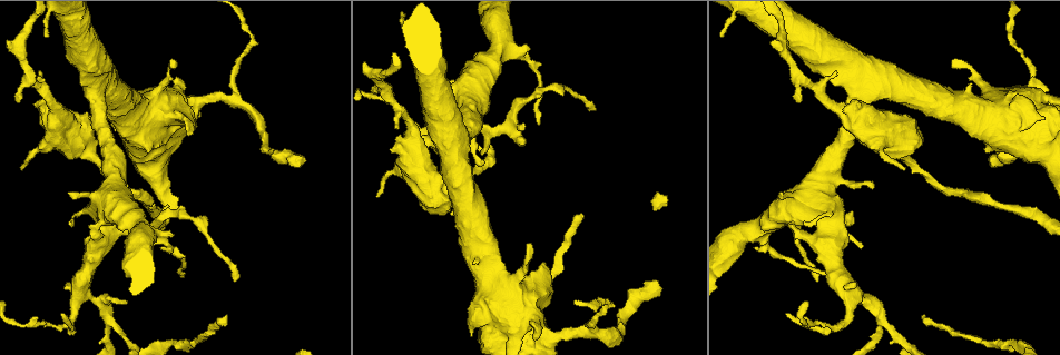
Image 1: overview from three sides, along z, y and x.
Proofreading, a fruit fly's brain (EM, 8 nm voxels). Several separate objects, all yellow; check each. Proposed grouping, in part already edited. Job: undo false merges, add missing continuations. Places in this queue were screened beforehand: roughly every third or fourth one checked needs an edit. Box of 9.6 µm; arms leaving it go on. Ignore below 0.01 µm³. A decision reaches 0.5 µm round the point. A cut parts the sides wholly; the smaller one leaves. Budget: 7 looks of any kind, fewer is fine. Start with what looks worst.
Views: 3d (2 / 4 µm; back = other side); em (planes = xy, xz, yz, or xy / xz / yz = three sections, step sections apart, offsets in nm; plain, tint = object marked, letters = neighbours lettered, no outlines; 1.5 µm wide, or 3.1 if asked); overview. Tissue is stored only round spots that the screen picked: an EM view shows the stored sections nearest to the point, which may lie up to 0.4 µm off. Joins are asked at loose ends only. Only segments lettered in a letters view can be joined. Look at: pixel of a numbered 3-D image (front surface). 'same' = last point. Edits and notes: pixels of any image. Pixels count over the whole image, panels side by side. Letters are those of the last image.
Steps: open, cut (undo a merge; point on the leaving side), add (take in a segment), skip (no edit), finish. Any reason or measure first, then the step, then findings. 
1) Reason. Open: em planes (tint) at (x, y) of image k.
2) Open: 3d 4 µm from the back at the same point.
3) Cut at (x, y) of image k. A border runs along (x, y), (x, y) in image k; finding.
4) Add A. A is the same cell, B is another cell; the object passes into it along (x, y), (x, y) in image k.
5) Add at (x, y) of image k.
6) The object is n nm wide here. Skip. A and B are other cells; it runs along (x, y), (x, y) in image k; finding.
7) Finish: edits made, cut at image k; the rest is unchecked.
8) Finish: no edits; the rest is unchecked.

An open end. Open: 3d 2 µm at (396, 129) of image 1.

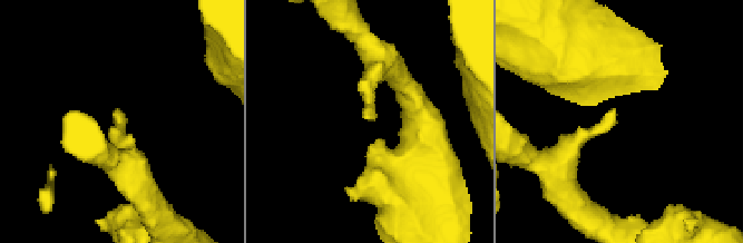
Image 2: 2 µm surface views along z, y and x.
Open: em yz step 8 (letters) at (364, 116) of image 2.

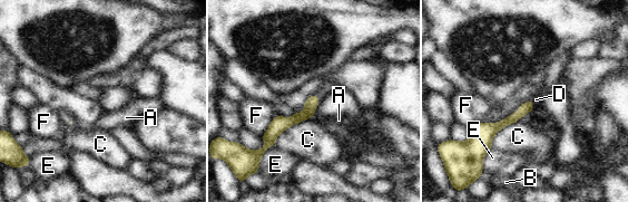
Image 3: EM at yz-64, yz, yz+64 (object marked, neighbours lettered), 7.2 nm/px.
The longest contact is with C, 320 nm. Add D. D is the same cell, A, B, C, E and F are other cells; the object passes into it along (312, 103), (317, 99), (330, 85) in image 3; the neuron continues.

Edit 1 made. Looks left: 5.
An open end. Open: 3d 2 µm at (656, 280) of image 1.

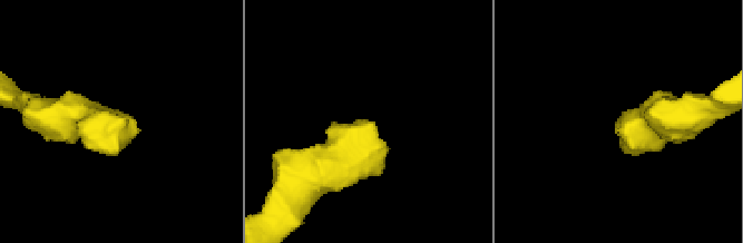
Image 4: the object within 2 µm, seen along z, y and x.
Open: em planes (letters) at (623, 120) of image 4.

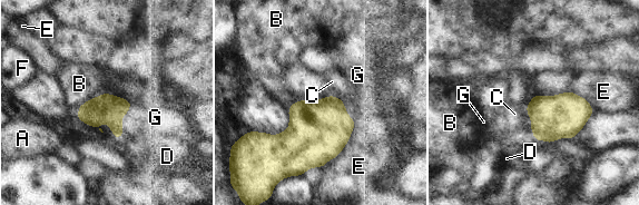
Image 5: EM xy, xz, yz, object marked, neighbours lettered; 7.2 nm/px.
Add G. G is the same cell, A, B, C, D, E and F are other cells; the object passes into it along (106, 108), (120, 119), (155, 117) in image 5; the neuron continues.

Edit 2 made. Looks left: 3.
Finish: edits made, add at image 3, add at image 5; the rest is unchecked.

